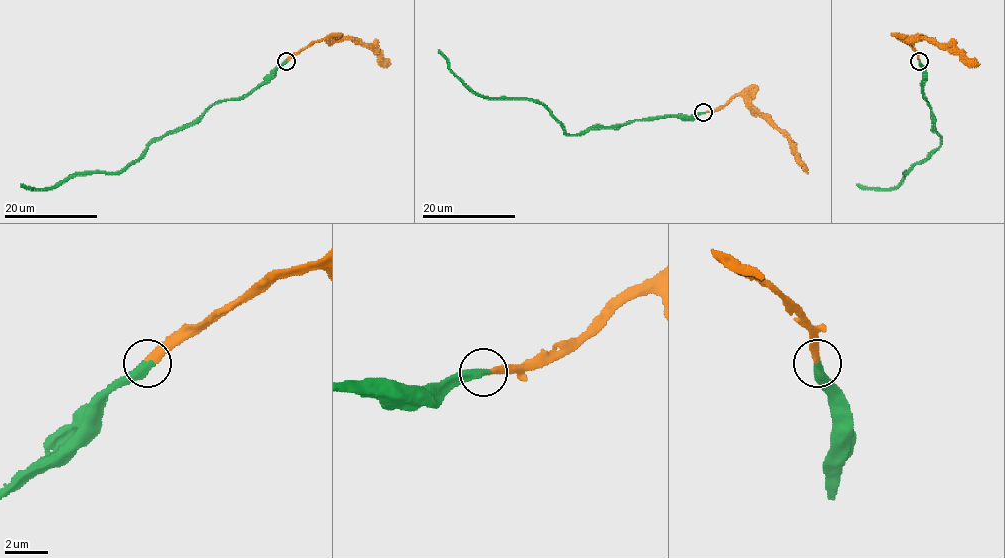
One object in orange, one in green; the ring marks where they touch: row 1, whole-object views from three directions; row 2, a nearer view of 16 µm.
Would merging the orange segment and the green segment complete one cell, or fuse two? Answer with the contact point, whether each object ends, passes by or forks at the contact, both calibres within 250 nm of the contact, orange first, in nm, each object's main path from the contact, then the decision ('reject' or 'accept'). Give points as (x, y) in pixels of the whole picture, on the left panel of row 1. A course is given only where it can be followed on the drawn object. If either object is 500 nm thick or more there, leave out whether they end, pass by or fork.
place (286, 61); orange ends; green ends; calibres 320 and 460 nm; course orange (286, 60), (315, 42), (359, 40), (391, 64); course green (286, 60), (248, 93), (218, 100), (192, 124), (157, 137), (124, 170), (74, 173), (54, 186), (20, 183); accept

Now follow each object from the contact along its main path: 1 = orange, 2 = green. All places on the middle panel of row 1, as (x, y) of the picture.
1: (704, 112), (714, 112), (742, 95), (787, 139), (798, 162), (808, 174)
2: (704, 112), (635, 119), (568, 134), (541, 104), (476, 95), (438, 49)

